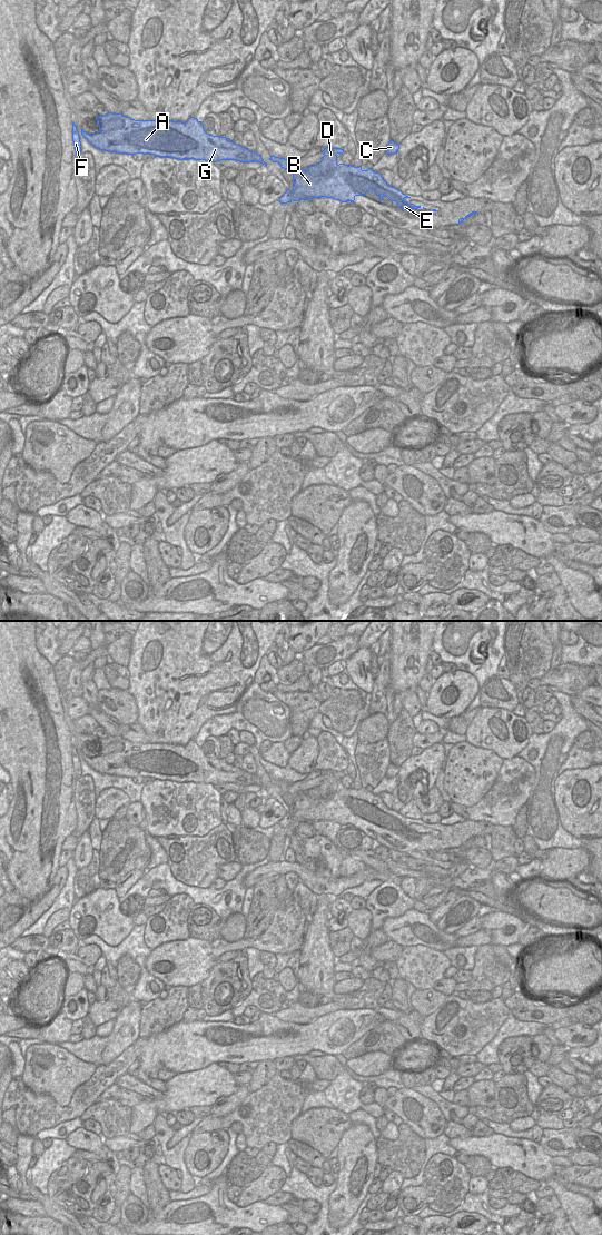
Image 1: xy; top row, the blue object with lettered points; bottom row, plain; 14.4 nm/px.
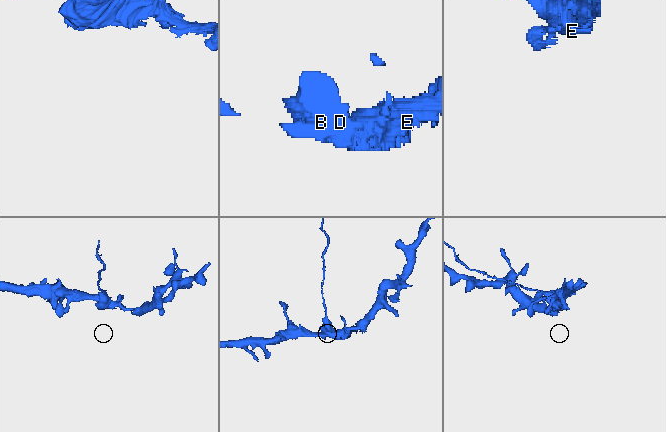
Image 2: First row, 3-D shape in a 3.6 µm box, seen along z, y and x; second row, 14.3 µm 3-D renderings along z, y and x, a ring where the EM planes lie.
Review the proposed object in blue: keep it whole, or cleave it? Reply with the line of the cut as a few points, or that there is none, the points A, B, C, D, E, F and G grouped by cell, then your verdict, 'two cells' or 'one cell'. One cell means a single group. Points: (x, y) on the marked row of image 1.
cut xy (338, 165), (327, 175), (312, 176), (306, 170); groups A B C E F G / D; two cells

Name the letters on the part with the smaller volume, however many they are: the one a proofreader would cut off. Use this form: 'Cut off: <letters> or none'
Cut off: D

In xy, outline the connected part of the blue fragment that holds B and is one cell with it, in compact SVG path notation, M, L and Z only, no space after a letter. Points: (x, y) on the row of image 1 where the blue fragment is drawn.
M339 164L328 176L315 177L307 169L298 169L292 174L296 194L302 194L309 199L326 197L342 202L354 202L356 196L366 195L369 189L373 189L379 200L386 196L391 201L396 201L398 208L408 213L421 208L405 201L405 198L411 197L389 186L382 175L373 171L372 168L363 170L362 166Z

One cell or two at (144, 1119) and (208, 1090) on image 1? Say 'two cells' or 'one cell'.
one cell

